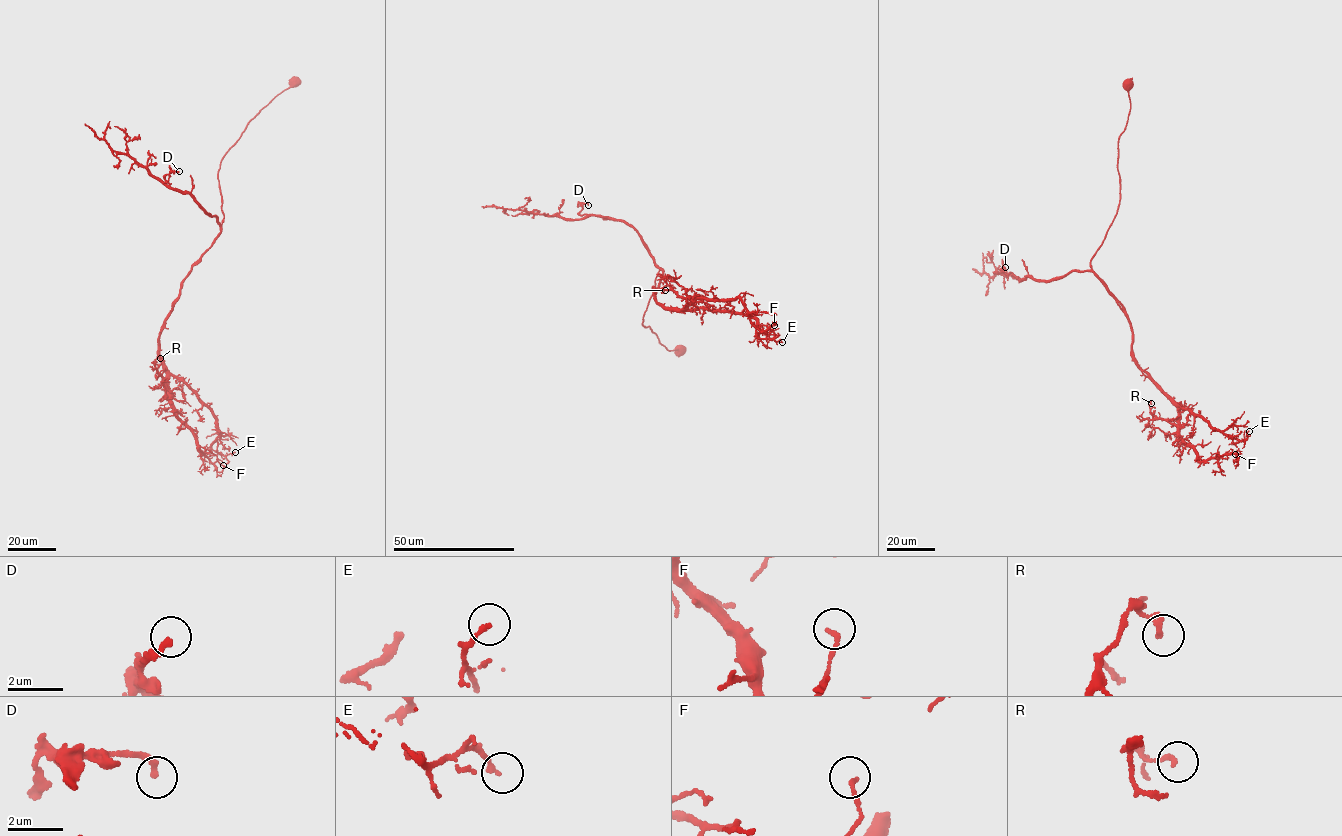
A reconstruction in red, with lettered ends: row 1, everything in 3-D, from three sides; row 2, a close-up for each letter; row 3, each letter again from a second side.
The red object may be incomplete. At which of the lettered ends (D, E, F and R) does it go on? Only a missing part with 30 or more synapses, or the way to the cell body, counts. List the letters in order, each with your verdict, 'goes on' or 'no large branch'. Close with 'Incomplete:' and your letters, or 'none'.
D: no large branch
E: no large branch
F: no large branch
R: no large branch
Incomplete: none

